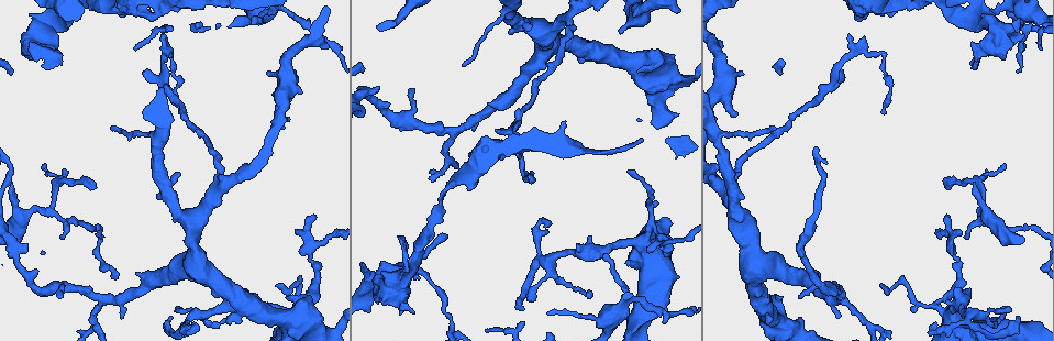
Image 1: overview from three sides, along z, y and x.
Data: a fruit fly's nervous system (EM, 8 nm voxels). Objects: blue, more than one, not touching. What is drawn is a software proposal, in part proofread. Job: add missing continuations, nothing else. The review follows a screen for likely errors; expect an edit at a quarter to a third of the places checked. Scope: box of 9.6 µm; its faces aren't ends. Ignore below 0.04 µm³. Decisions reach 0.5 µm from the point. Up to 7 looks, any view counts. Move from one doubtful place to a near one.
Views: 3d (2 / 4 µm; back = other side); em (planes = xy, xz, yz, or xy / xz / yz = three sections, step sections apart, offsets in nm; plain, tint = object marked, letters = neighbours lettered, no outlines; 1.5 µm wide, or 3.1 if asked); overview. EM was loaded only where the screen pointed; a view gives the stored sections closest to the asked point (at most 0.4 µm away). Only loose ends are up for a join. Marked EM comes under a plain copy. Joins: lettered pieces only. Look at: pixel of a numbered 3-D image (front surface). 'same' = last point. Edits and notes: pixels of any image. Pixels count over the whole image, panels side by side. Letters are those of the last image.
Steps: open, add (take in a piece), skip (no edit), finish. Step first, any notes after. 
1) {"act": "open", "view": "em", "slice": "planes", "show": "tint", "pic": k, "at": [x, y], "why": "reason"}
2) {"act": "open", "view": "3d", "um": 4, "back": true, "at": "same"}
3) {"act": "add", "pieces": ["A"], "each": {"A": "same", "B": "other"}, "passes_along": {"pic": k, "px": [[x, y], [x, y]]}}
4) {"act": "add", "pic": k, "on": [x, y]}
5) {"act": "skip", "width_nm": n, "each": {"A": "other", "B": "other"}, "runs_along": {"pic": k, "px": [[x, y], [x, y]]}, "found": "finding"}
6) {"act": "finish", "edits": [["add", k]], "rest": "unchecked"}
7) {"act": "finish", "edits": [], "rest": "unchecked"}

{"act": "open", "view": "3d", "um": 2, "pic": 1, "at": [463, 63], "why": "thin end"}

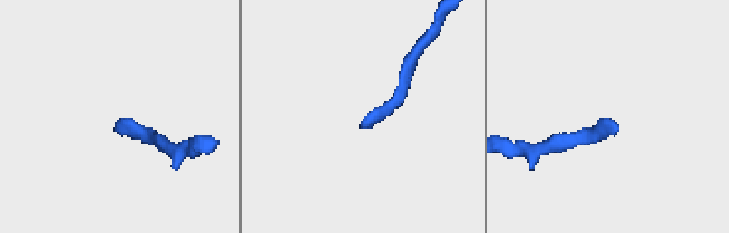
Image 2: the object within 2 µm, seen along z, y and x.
{"act": "open", "view": "em", "slice": "planes", "show": "tint", "pic": 2, "at": [614, 129]}

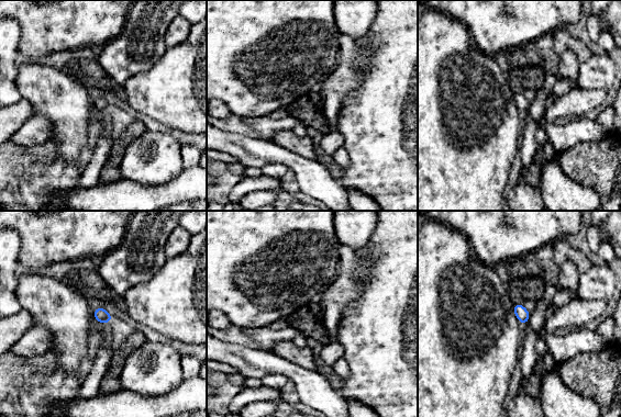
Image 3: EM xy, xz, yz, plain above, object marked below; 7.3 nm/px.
{"act": "open", "view": "em", "slice": "planes", "show": "letters", "at": "same"}

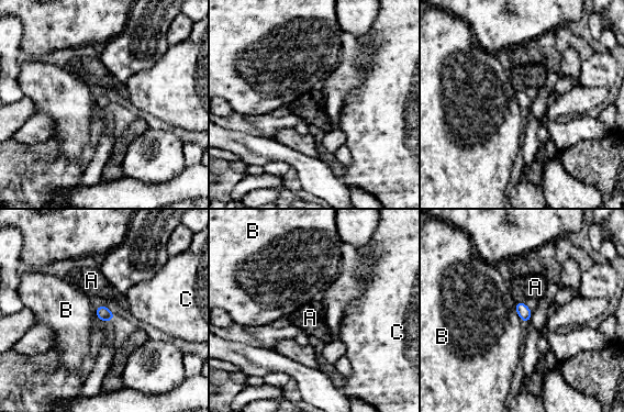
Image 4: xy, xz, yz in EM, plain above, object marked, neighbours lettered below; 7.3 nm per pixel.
{"act": "skip", "each": {"A": "other", "B": "other", "C": "other"}, "border": {"pic": 4, "px": [[515, 302], [515, 311], [524, 323]]}, "found": "none of them fits"}

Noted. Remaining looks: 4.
{"act": "open", "view": "3d", "um": 4, "pic": 1, "at": [842, 71], "why": "free end"}

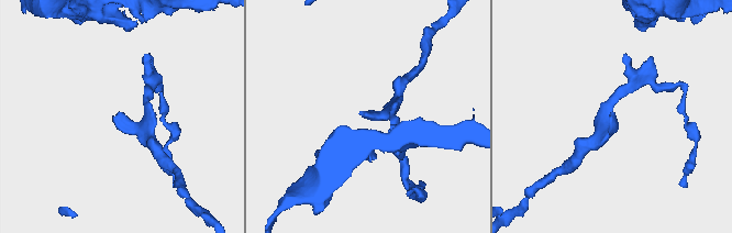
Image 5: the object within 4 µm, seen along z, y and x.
{"act": "open", "view": "em", "slice": "planes", "show": "letters", "pic": 5, "at": [115, 117], "why": "need the tissue"}

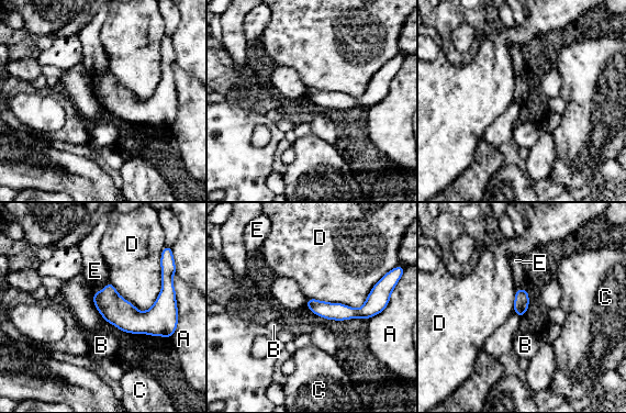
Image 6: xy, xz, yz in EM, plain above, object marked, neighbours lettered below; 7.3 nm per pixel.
{"act": "skip", "width_nm": 110, "longest_contact_nm": ["D", 500], "each": {"A": "other", "B": "other", "C": "other", "D": "other", "E": "other"}, "found": "no lettered piece goes on from it"}

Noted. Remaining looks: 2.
{"act": "open", "view": "em", "slice": "planes", "show": "tint", "pic": 1, "at": [267, 71], "why": "free end"}

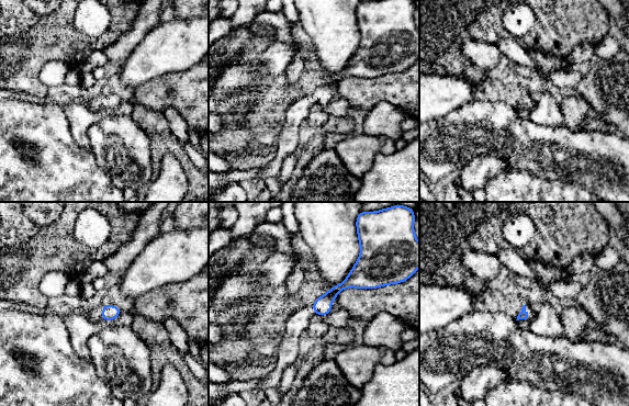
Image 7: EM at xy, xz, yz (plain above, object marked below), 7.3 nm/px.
{"act": "open", "view": "em", "slice": "planes", "show": "letters", "at": "same"}

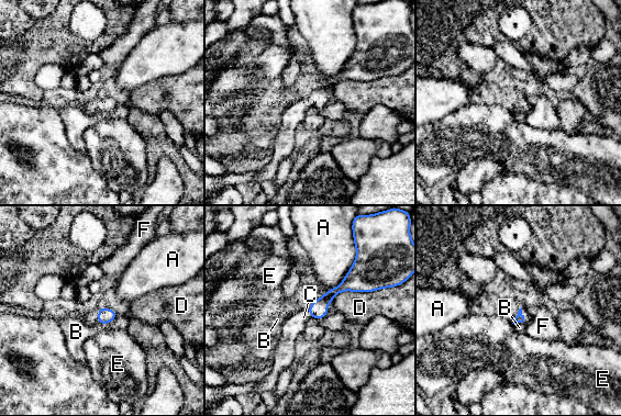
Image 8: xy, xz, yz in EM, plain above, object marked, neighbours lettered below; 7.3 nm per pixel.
{"act": "add", "pieces": ["C"], "each": {"A": "other", "B": "other", "C": "same", "D": "other", "E": "other", "F": "other"}, "passes_along": {"pic": 8, "px": [[106, 315], [98, 315], [90, 317]]}, "found": "the neuron continues"}

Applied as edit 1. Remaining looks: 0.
{"act": "finish", "edits": [["add", 8]], "rest": "unchecked"}

